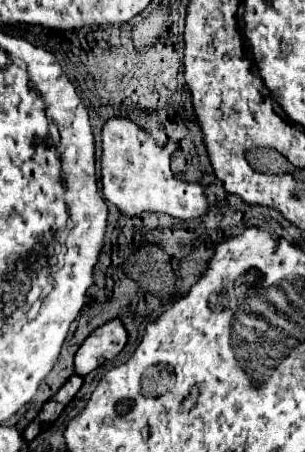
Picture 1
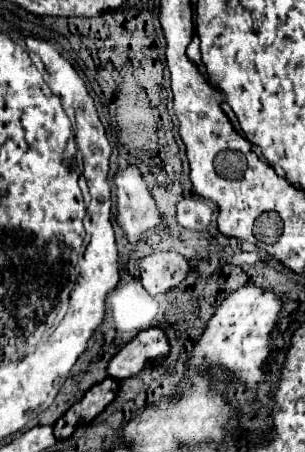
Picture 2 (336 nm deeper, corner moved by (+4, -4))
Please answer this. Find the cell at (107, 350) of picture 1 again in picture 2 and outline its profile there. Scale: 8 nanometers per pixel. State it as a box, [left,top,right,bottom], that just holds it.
[107,328,169,380]

